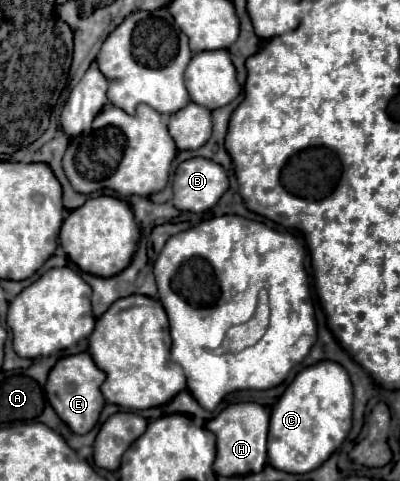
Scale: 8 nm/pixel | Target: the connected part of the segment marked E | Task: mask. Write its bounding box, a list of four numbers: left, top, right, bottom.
[45,353,105,435]

